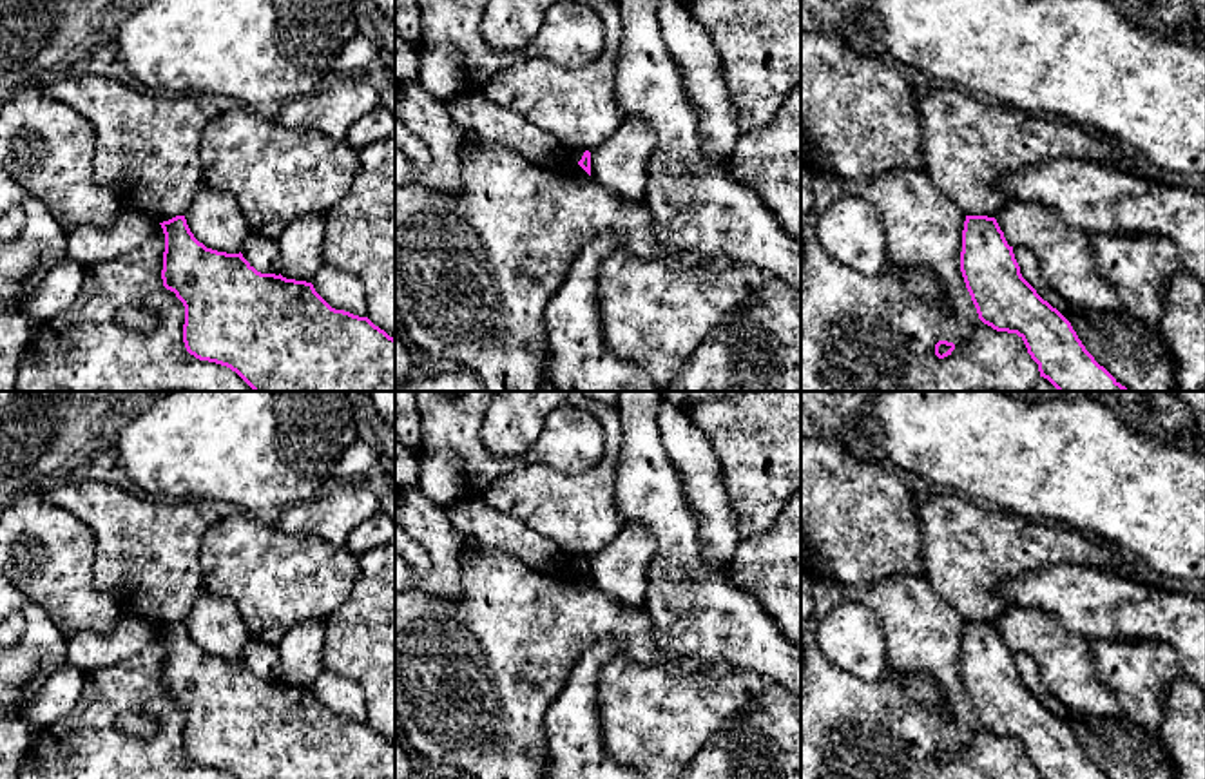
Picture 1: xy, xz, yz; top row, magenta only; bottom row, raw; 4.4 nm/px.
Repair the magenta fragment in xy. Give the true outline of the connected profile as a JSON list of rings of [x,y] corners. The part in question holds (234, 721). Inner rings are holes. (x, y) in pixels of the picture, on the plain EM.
[[[176,621],[169,627],[159,629],[165,640],[163,658],[163,692],[176,699],[185,712],[183,748],[190,761],[199,766],[216,768],[230,774],[236,779],[395,779],[395,745],[384,736],[375,732],[368,723],[359,723],[344,716],[332,714],[313,694],[312,688],[286,685],[281,679],[261,679],[257,678],[243,659],[227,659],[207,654],[190,638],[185,621]]]

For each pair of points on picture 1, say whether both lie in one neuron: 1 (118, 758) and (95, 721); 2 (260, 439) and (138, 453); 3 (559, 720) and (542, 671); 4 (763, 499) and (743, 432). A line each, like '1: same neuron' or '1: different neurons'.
1: same neuron
2: same neuron
3: different neurons
4: same neuron

